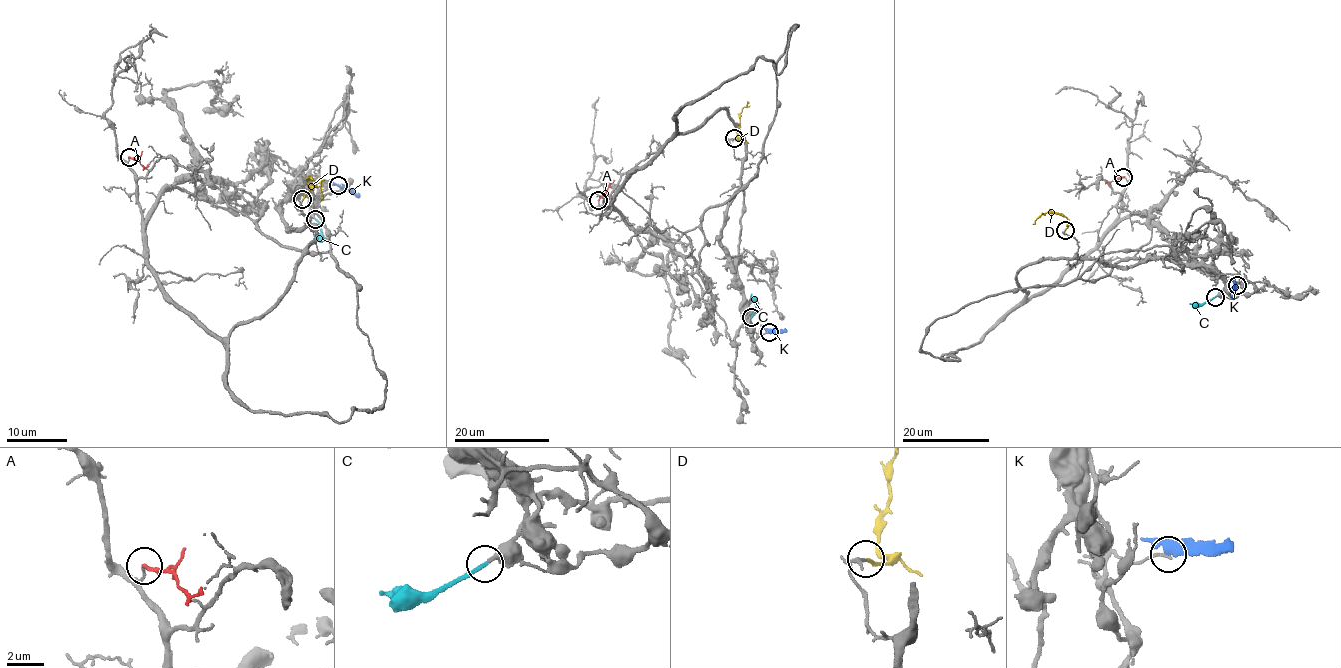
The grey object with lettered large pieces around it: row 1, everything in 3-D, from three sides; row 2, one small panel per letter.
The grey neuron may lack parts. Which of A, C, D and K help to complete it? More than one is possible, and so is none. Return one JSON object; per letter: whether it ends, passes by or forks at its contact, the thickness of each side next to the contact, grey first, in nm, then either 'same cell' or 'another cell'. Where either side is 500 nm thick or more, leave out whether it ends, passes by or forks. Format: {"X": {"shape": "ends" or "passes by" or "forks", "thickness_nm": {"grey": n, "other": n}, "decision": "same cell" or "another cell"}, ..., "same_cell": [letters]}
{"A": {"shape": "ends", "thickness_nm": {"grey": 110, "other": 220}, "decision": "another cell"}, "C": {"shape": "ends", "thickness_nm": {"grey": 320, "other": 200}, "decision": "same cell"}, "D": {"shape": "ends", "thickness_nm": {"grey": 170, "other": 160}, "decision": "same cell"}, "K": {"shape": "passes by", "thickness_nm": {"grey": 170, "other": 240}, "decision": "another cell"}, "same_cell": ["C", "D"]}

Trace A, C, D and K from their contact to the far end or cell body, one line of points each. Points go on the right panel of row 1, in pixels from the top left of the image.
A: (1123, 176), (1105, 182)
C: (1214, 296), (1203, 303), (1189, 303)
D: (1064, 230), (1068, 220), (1054, 212), (1042, 214), (1033, 224)
K: (1237, 285), (1233, 298)

